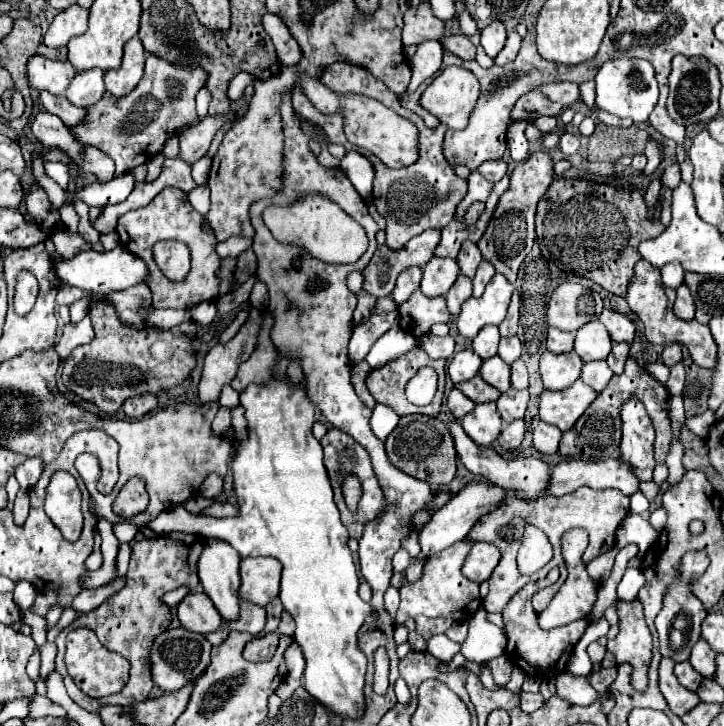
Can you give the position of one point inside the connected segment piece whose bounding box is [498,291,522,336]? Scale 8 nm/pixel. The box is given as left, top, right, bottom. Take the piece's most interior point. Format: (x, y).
(511, 323)

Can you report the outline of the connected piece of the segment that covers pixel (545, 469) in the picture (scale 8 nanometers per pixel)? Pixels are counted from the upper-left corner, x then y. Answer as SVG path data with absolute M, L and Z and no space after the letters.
M456 420L446 422L452 438L454 438L454 446L456 446L456 454L458 460L476 476L486 478L492 484L504 486L506 490L516 490L522 492L524 498L536 498L542 494L542 490L548 486L550 480L550 466L542 460L536 458L514 458L514 460L504 460L500 454L496 454L494 448L480 448L472 442L472 438L468 438L468 434L462 430L462 426Z

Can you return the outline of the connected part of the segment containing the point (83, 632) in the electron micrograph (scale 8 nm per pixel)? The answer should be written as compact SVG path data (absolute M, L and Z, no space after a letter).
M78 628L68 634L64 662L66 662L66 670L72 676L72 680L76 682L76 686L80 686L80 690L84 694L88 694L90 698L104 698L110 694L118 694L126 686L128 670L130 670L128 660L122 660L120 654L106 650L100 644L100 640L96 638L96 634L88 628Z

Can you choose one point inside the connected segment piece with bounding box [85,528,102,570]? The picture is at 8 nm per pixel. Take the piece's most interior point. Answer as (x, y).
(94, 561)

